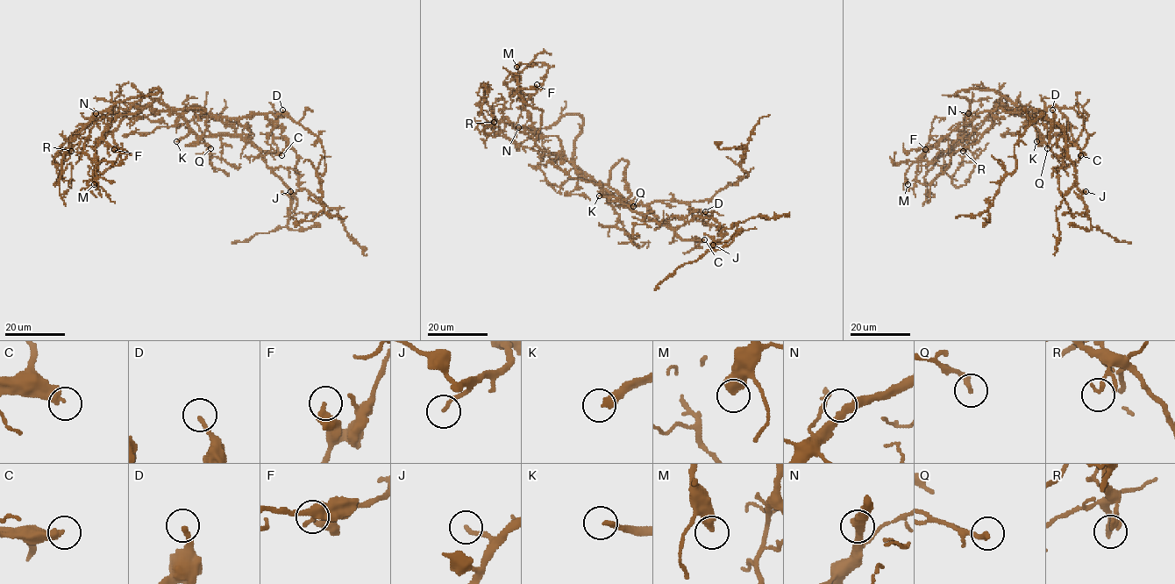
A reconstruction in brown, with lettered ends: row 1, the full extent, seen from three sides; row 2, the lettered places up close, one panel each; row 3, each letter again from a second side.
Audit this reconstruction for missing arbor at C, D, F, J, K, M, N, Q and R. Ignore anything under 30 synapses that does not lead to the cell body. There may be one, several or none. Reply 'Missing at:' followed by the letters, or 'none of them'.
Missing at: C, K

